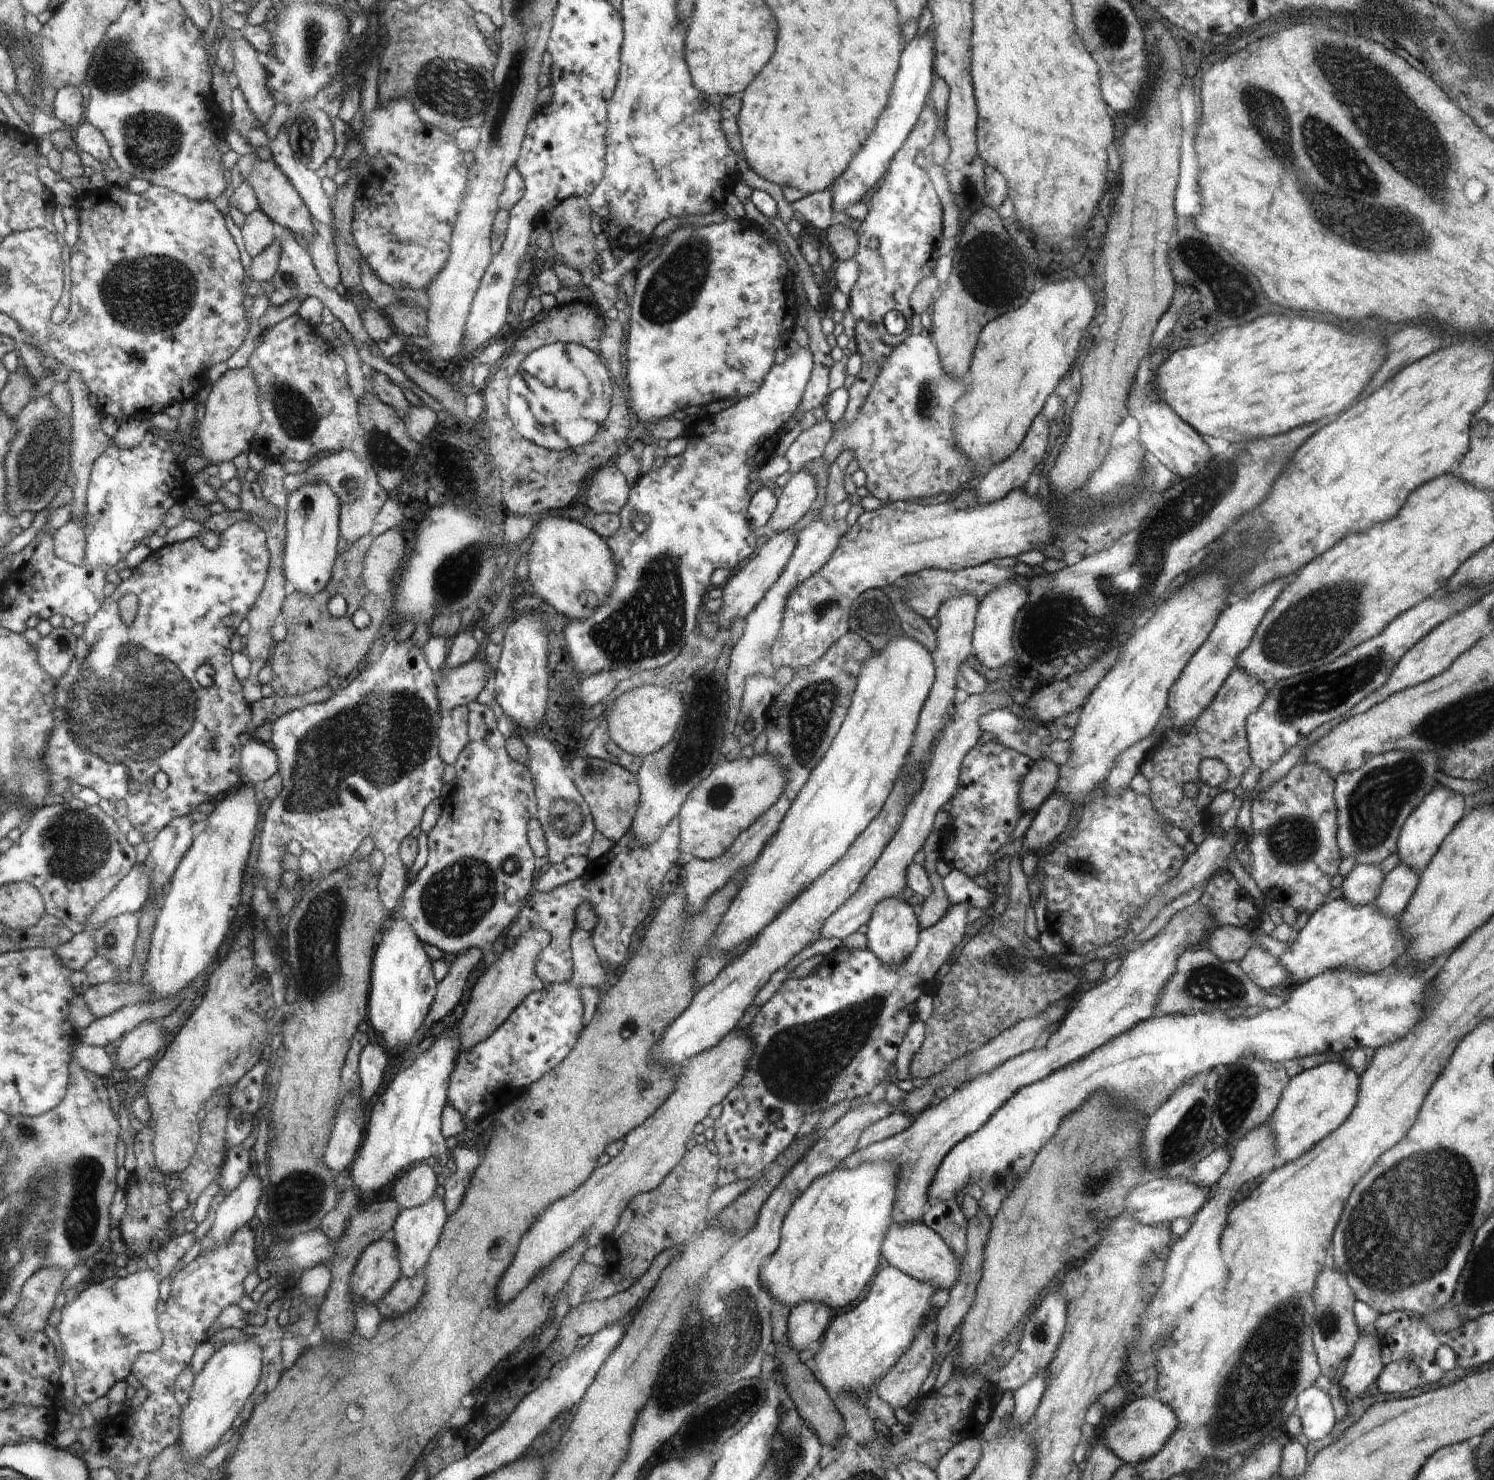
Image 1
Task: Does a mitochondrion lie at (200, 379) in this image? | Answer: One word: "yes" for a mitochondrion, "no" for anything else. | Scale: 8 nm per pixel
no

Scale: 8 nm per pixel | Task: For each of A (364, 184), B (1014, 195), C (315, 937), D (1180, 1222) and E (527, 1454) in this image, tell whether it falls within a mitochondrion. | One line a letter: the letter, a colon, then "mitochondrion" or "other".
A: other
B: other
C: mitochondrion
D: other
E: other

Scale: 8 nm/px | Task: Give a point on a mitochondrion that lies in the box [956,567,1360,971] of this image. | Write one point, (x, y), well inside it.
(1294, 840)

